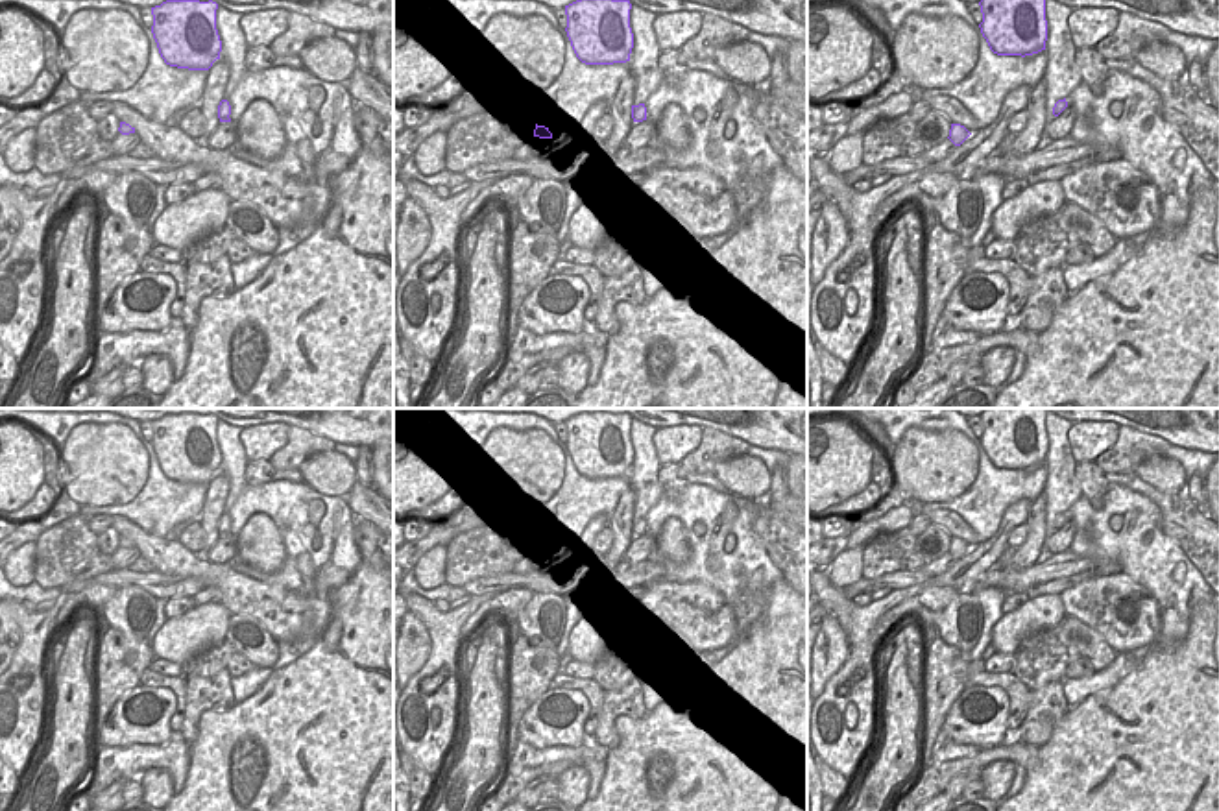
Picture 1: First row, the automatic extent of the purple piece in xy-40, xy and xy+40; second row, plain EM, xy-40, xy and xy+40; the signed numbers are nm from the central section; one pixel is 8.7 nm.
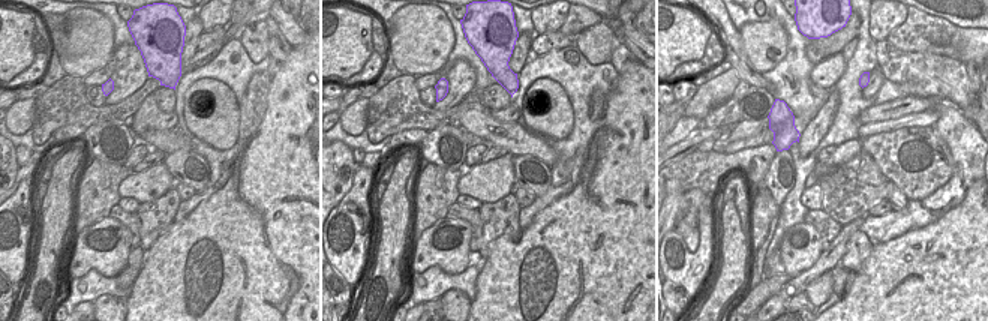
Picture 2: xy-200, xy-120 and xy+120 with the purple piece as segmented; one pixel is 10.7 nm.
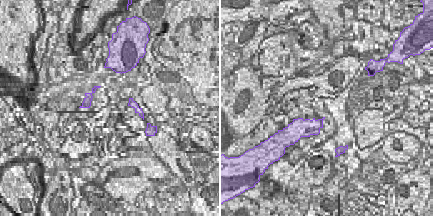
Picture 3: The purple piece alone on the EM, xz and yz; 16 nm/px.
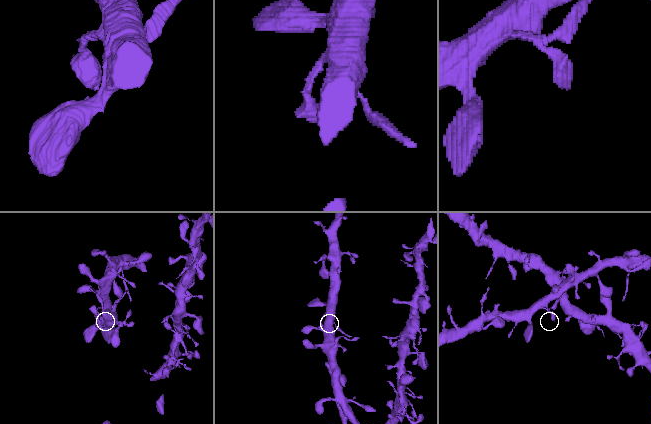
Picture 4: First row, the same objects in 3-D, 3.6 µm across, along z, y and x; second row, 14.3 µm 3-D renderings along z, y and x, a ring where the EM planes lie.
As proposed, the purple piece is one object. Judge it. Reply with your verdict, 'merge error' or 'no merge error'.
no merge error

